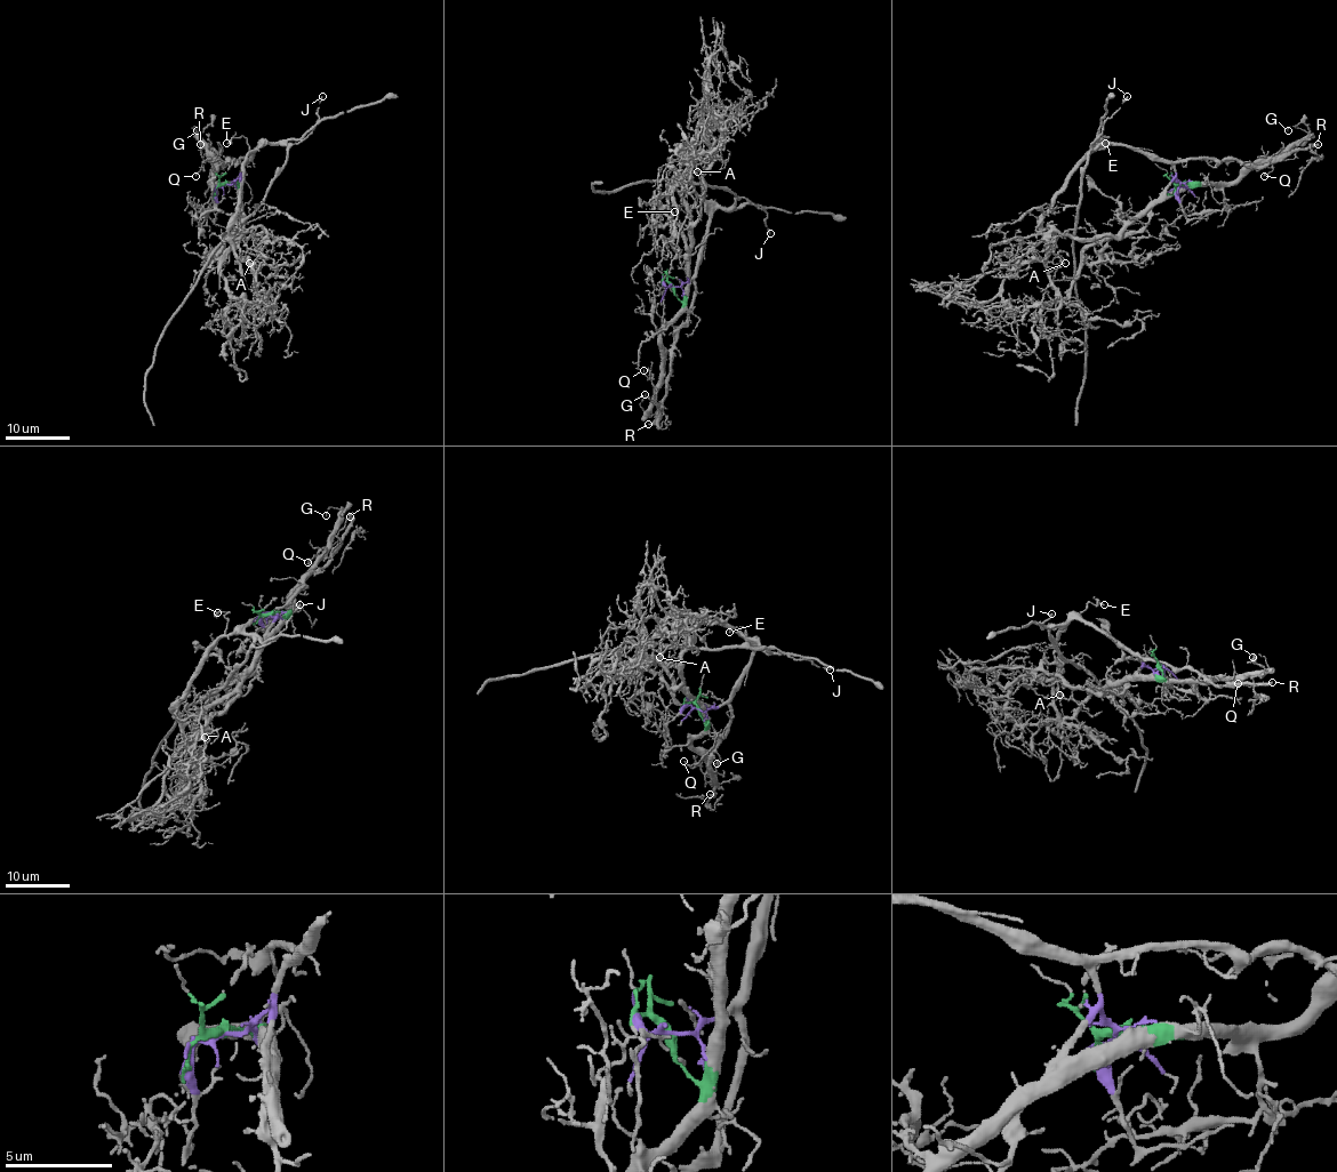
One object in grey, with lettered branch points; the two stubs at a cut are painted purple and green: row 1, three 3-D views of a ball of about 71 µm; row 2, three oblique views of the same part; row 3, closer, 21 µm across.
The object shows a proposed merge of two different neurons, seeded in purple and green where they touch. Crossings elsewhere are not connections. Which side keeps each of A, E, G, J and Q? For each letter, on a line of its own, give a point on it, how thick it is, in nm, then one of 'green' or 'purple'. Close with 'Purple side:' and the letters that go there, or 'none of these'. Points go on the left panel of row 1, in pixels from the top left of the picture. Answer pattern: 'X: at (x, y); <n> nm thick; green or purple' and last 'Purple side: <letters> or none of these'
A: at (249, 263); 140 nm thick; purple
E: at (226, 143); 180 nm thick; purple
G: at (197, 130); 90 nm thick; green
J: at (322, 96); 190 nm thick; purple
Q: at (195, 176); 90 nm thick; green
Purple side: A, E, J

